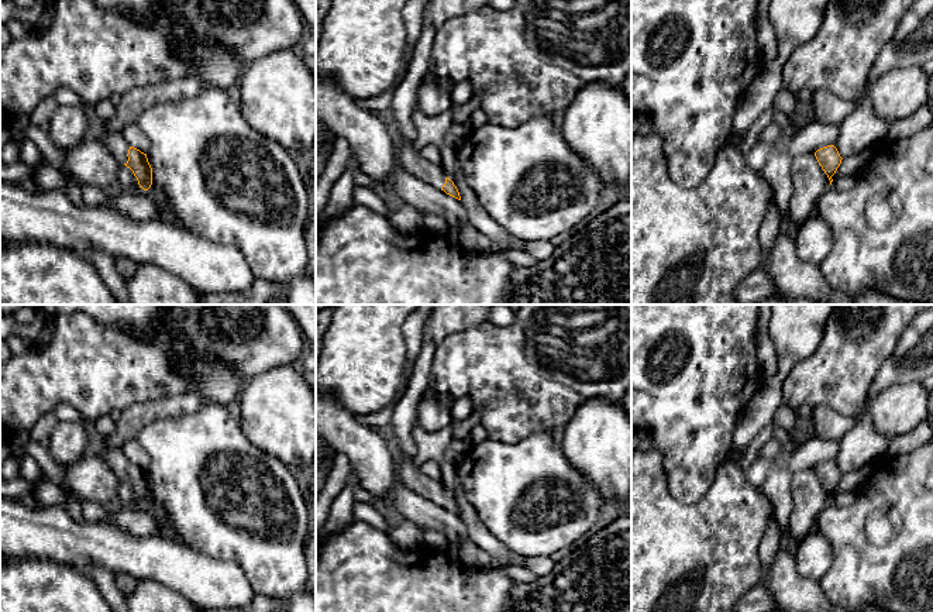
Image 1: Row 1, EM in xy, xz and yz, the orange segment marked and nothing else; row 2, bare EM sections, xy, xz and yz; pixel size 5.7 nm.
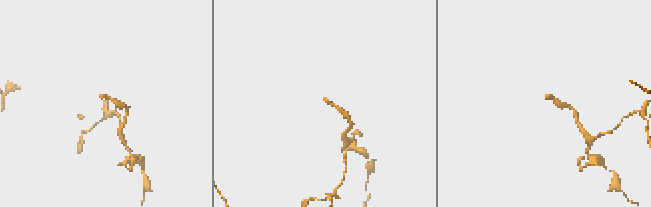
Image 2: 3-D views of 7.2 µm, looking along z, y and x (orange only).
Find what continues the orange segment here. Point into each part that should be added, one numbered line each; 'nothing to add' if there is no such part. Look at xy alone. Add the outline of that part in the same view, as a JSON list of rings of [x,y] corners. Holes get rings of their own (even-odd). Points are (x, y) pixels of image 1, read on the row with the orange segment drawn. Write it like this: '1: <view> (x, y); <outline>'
1: xy (114, 143); [[[103,131],[103,134],[97,138],[120,162],[120,165],[127,164],[128,161],[128,149],[130,145],[121,135],[121,133],[107,133]]]

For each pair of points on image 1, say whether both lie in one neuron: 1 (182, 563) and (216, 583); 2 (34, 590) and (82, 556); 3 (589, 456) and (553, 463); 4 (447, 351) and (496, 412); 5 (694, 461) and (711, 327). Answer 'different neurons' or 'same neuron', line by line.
1: same neuron
2: different neurons
3: different neurons
4: same neuron
5: same neuron

